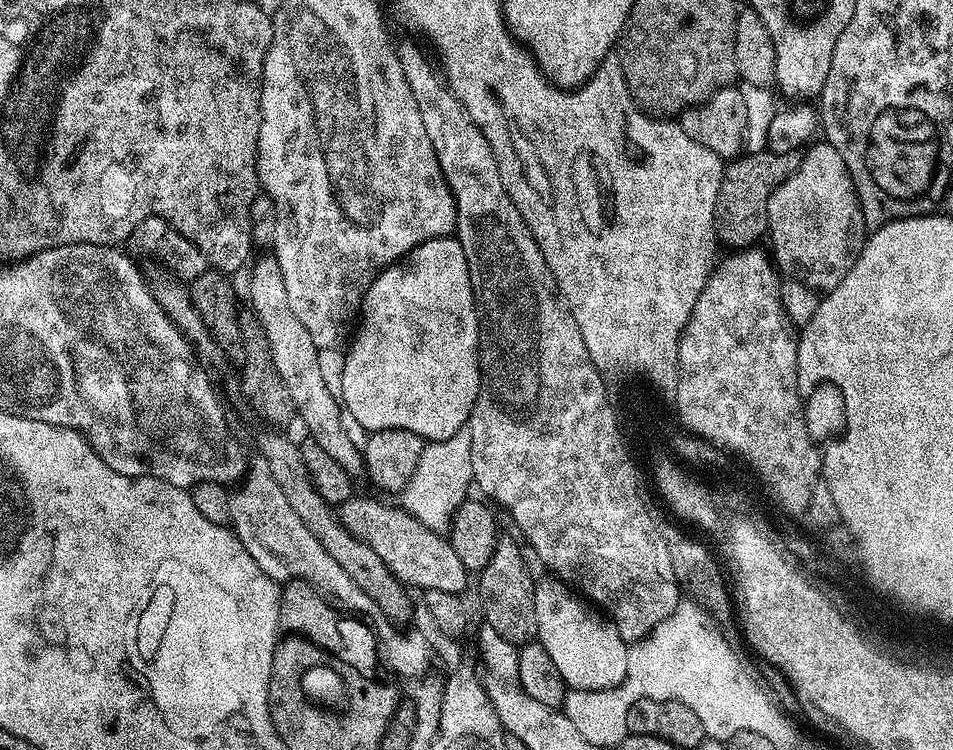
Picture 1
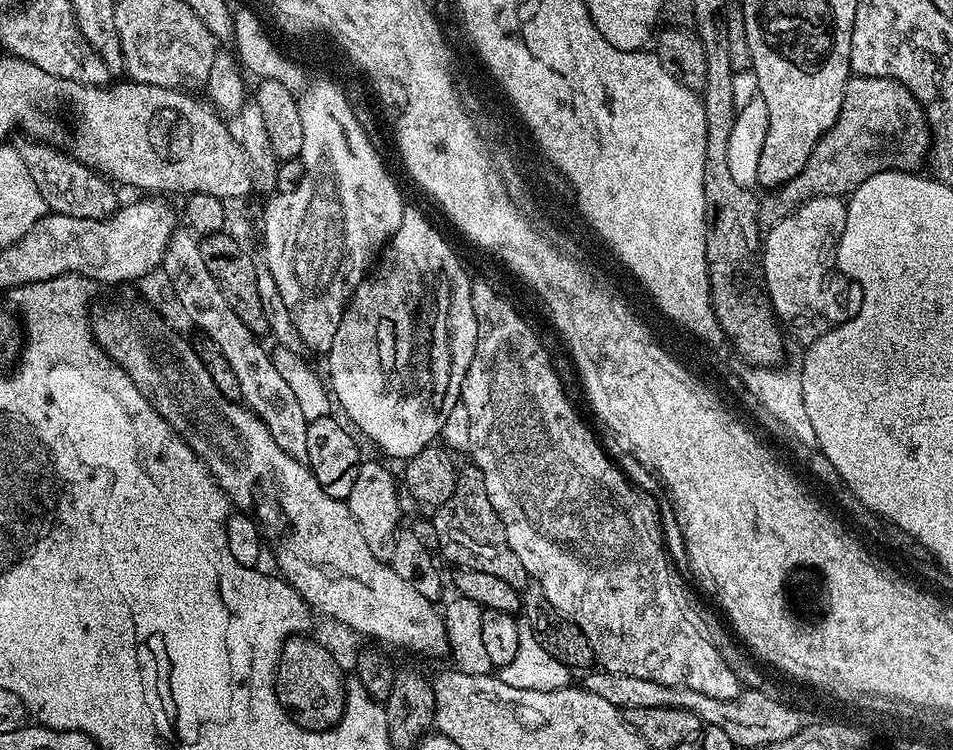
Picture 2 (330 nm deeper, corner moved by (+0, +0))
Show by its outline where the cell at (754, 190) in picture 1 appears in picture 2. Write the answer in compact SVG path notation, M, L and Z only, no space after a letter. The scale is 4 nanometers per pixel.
M849 75L842 110L828 133L806 158L806 166L790 182L759 197L760 223L773 228L811 196L847 197L866 178L883 172L919 173L932 146L932 130L920 103L906 86L890 78Z

